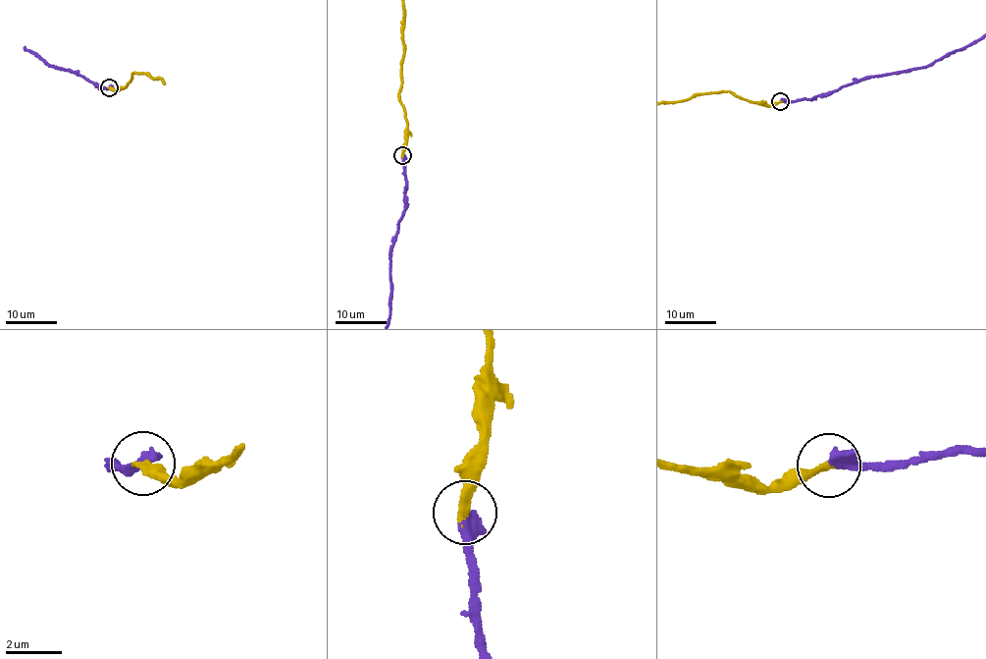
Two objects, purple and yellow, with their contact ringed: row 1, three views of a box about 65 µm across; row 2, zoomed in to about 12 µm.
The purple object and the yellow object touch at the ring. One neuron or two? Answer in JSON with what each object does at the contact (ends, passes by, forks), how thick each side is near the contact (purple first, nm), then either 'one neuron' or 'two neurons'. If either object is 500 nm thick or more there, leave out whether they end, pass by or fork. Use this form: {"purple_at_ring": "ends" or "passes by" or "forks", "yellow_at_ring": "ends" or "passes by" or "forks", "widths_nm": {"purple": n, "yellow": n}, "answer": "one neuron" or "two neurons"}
{"purple_at_ring": "ends", "yellow_at_ring": "ends", "widths_nm": {"purple": 440, "yellow": 280}, "answer": "one neuron"}

